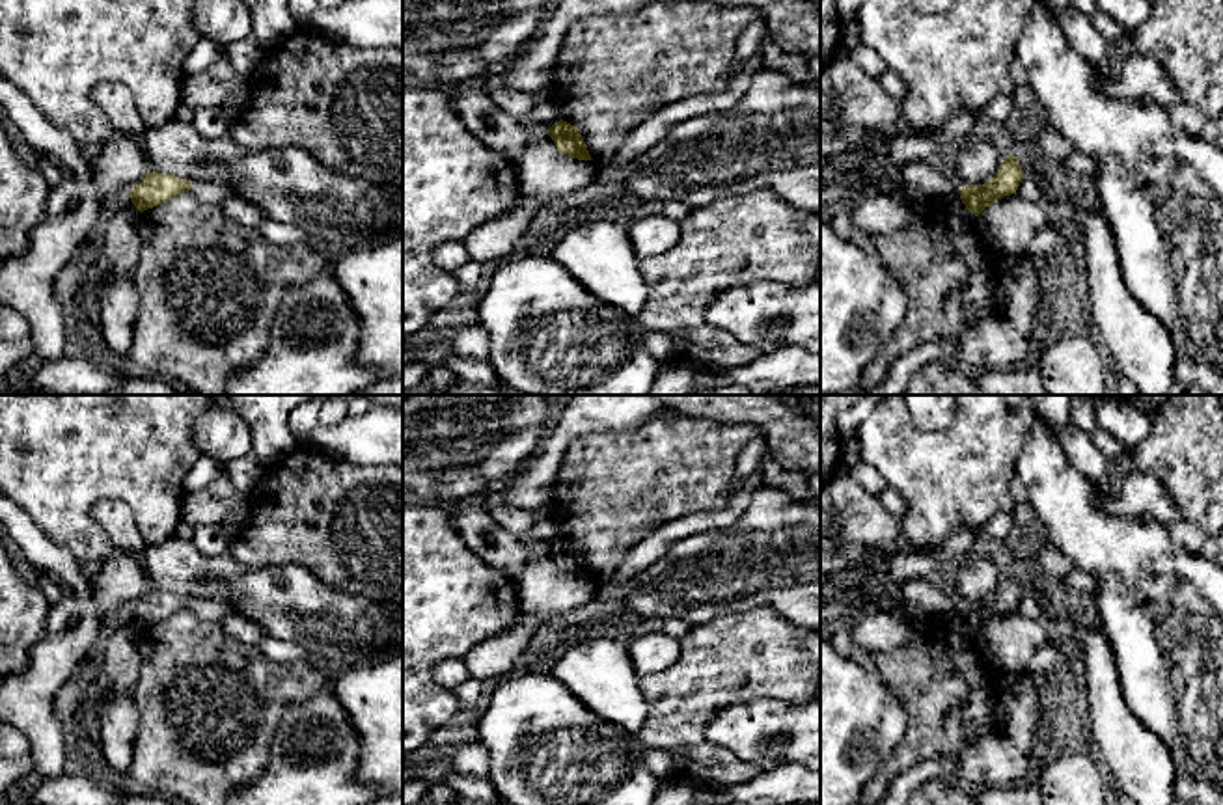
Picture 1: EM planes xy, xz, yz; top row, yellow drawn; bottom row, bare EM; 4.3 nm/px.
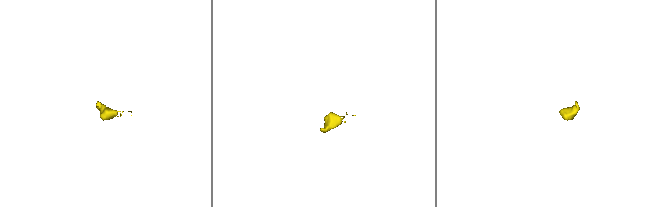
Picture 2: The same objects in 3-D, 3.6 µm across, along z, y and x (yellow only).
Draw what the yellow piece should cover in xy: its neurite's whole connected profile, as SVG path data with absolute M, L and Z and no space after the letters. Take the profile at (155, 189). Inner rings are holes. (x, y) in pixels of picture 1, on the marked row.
M147 171L147 175L129 192L132 205L144 212L173 199L181 192L192 192L209 205L222 205L233 196L231 188L216 183L194 183L168 173Z

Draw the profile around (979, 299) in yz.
M960 194L951 199L955 214L955 244L971 270L971 281L964 296L966 309L971 319L981 319L990 309L997 307L997 278L988 272L986 255L983 252L983 237L968 225L977 220L960 199Z

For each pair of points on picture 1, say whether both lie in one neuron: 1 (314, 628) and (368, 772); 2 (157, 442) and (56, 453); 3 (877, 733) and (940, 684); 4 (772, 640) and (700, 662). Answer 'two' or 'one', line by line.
1: two
2: one
3: two
4: one

